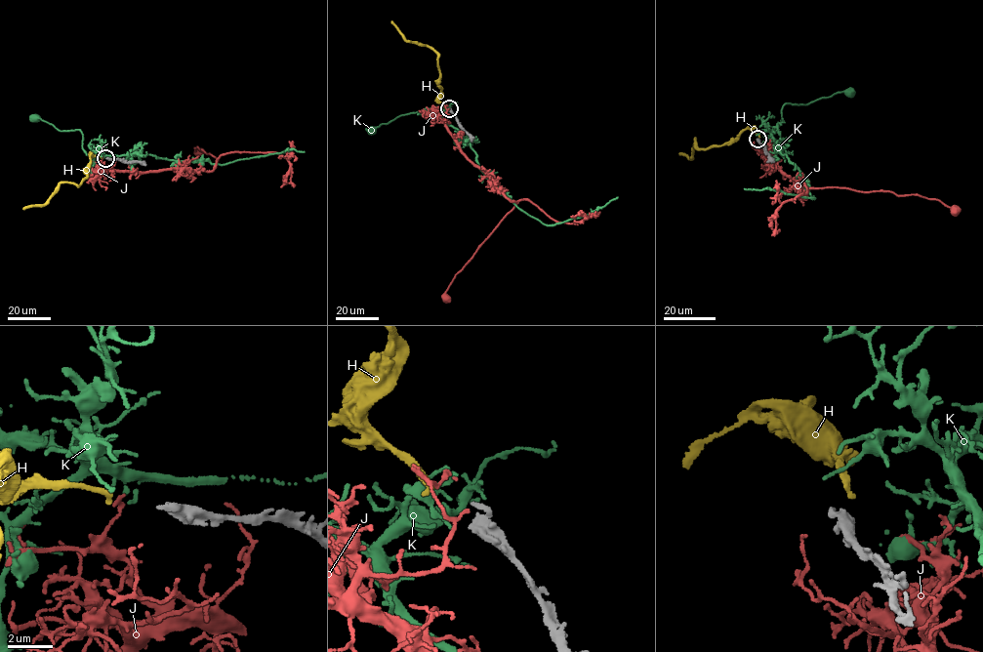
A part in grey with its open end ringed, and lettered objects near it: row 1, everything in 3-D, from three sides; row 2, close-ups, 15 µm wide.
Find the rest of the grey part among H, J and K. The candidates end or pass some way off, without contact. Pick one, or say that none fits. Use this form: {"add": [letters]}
{"add": ["H"]}

